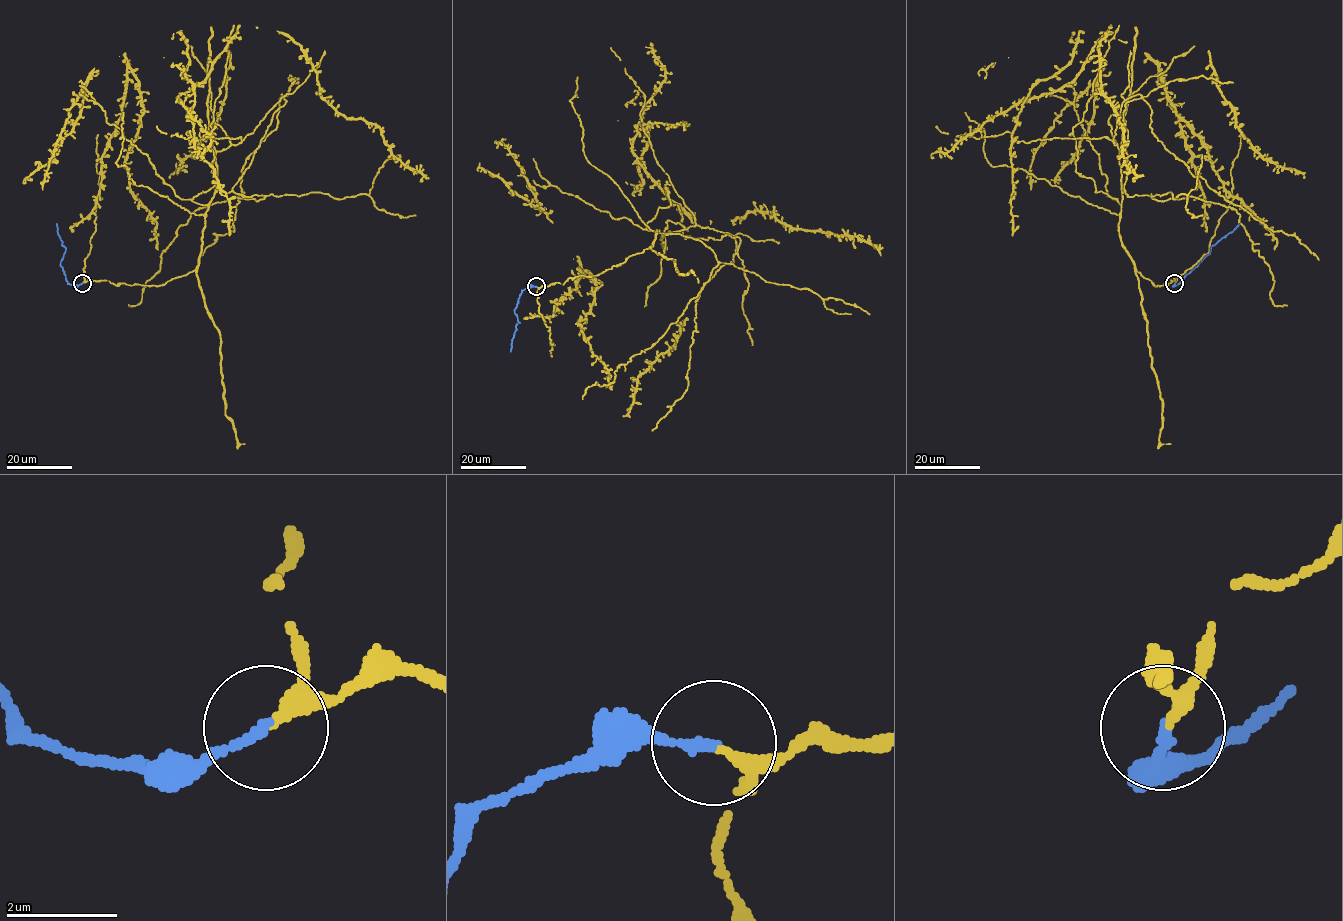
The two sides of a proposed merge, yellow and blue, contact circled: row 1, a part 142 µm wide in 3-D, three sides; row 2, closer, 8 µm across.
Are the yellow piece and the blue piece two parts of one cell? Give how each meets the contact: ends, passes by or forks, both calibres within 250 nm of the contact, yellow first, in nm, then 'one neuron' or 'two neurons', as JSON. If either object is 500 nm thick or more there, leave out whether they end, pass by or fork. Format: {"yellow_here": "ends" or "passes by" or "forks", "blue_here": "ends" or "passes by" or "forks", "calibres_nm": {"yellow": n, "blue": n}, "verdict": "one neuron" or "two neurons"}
{"yellow_here": "passes by", "blue_here": "ends", "calibres_nm": {"yellow": 180, "blue": 180}, "verdict": "one neuron"}

